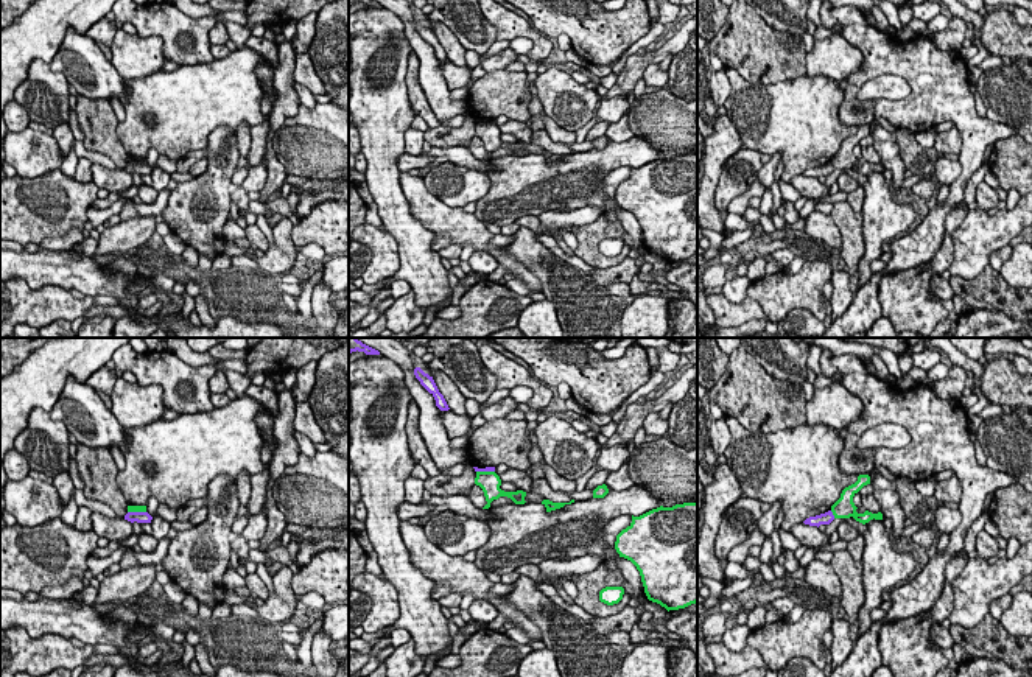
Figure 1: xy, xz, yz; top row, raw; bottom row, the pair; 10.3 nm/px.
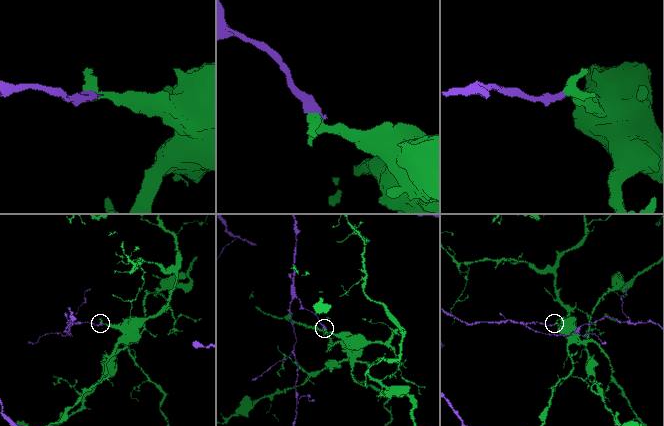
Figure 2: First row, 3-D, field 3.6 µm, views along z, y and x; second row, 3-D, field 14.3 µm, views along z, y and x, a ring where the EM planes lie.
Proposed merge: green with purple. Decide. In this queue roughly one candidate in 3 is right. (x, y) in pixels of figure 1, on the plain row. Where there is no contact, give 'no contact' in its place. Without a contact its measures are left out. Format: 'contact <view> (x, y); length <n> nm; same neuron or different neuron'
contact yz (833, 165); length 100 nm; different neuron

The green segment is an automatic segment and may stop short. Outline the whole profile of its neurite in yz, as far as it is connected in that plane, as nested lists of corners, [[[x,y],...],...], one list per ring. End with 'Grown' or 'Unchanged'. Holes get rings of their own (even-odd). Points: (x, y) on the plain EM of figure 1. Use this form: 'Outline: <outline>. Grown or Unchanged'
Outline: [[[859,126],[858,132],[848,139],[845,139],[841,145],[841,149],[831,157],[831,163],[834,170],[850,170],[853,168],[856,173],[865,176],[870,171],[883,171],[883,165],[872,165],[865,162],[864,165],[856,163],[856,157],[853,154],[853,148],[864,139],[870,135],[869,126]]]. Unchanged

